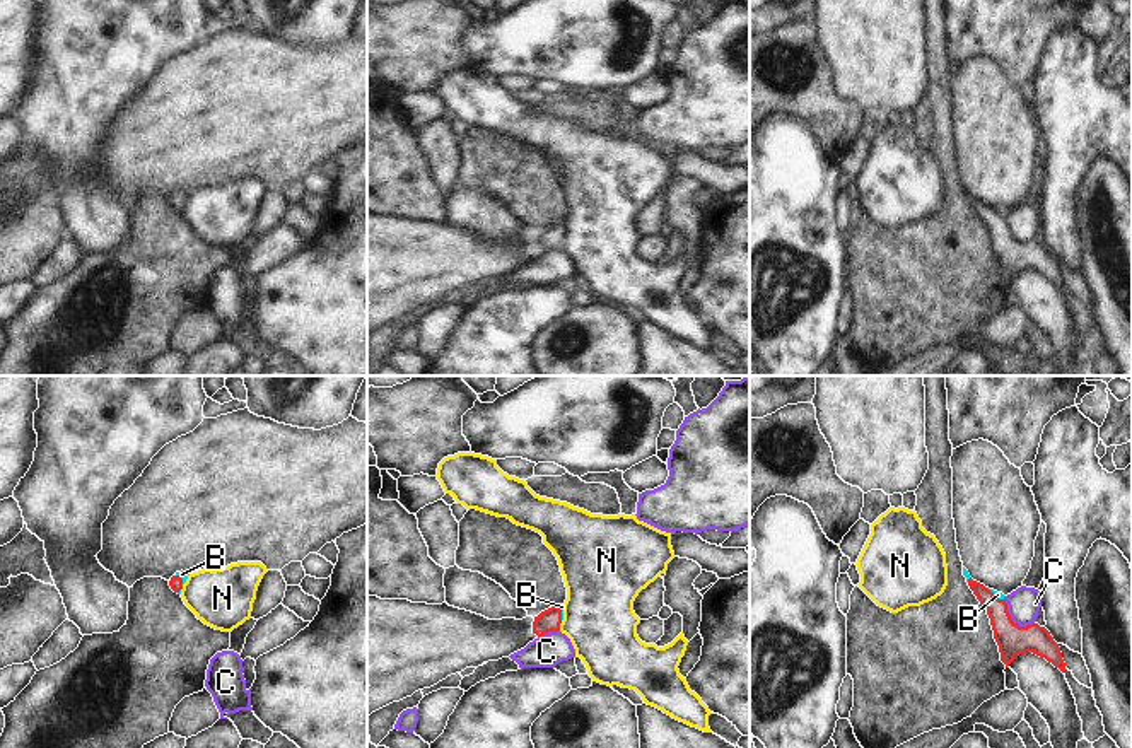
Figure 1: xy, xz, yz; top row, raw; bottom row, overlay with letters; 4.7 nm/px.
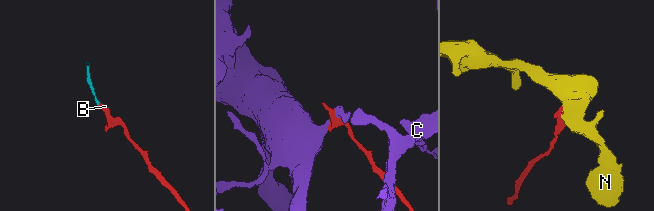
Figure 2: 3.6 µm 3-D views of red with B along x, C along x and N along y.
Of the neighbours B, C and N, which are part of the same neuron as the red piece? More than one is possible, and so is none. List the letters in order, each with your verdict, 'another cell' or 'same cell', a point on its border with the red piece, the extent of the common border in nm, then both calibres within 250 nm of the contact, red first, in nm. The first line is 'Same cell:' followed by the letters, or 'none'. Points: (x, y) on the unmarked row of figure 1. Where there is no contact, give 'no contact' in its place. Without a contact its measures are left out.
Same cell: B
B: same cell; meets red in yz at (994, 214); contact 90 nm long; 140 nm thick on the red side, 30 nm on the other
C: another cell; meets red in yz at (1011, 238); contact 190 nm long; 140 nm thick on the red side, 160 nm on the other
N: another cell; meets red in xz at (559, 243); contact 50 nm long; 110 nm thick on the red side, 340 nm on the other

